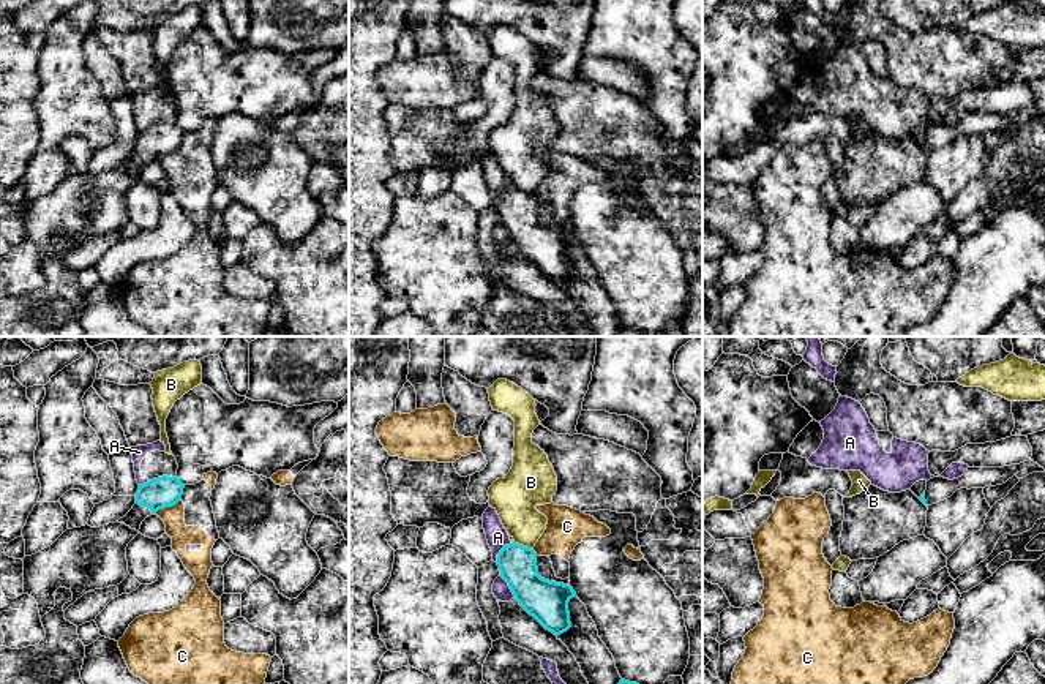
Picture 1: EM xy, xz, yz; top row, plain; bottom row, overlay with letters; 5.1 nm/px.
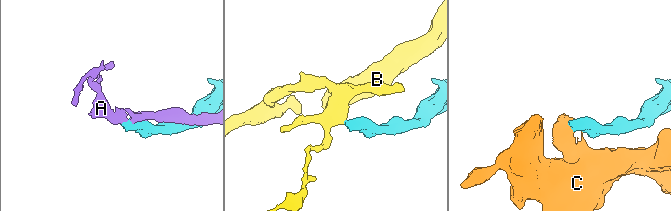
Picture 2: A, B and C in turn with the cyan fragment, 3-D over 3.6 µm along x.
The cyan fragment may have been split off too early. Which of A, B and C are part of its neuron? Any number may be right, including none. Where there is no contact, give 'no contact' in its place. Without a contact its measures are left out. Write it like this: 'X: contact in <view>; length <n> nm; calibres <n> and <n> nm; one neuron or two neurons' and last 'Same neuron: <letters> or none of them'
A: contact in xz; length 140 nm; calibres 190 and 110 nm; two neurons
B: contact in xz; length 110 nm; calibres 190 and 220 nm; two neurons
C: contact in xy; length 170 nm; calibres 160 and 110 nm; two neurons
Same neuron: none of them

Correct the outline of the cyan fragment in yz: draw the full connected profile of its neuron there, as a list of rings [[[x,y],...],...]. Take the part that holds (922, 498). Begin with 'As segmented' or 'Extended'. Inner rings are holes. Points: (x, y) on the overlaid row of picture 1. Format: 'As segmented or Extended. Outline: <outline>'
Extended. Outline: [[[870,485],[860,494],[852,498],[843,496],[845,520],[840,537],[841,556],[851,561],[875,559],[890,551],[903,540],[923,536],[927,526],[927,501],[925,493],[917,498],[911,490],[901,493],[889,493]]]

